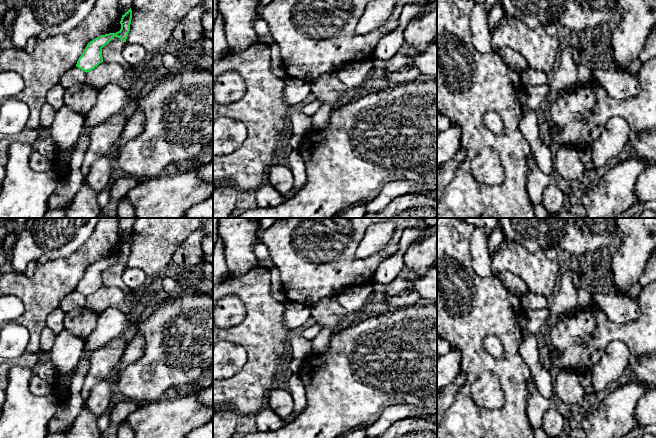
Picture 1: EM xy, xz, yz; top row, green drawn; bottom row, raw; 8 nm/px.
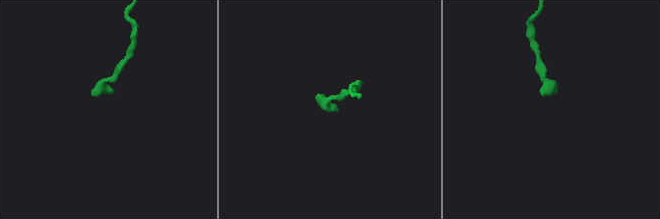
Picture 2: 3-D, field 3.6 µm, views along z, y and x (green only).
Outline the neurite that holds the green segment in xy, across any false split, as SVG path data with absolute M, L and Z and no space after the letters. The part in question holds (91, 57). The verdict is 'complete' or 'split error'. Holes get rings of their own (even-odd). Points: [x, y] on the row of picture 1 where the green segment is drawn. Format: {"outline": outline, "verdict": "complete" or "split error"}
{"outline": "M130 8L124 15L122 15L120 21L121 29L116 33L101 35L90 41L84 49L82 55L79 57L76 67L87 73L102 63L102 48L106 44L108 44L114 37L120 38L123 43L126 42L130 31L131 19L132 10Z", "verdict": "complete"}

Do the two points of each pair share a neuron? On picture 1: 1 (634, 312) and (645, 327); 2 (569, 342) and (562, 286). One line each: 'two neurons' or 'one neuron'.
1: two neurons
2: two neurons

